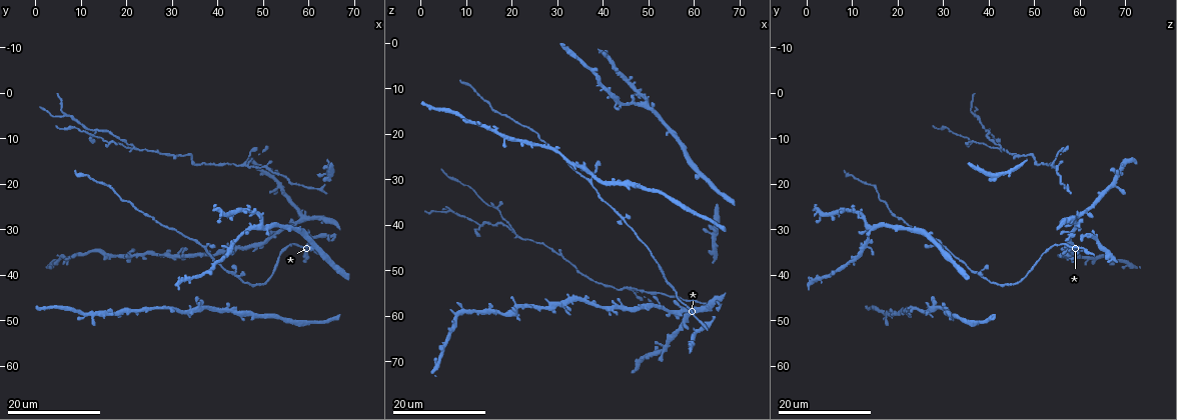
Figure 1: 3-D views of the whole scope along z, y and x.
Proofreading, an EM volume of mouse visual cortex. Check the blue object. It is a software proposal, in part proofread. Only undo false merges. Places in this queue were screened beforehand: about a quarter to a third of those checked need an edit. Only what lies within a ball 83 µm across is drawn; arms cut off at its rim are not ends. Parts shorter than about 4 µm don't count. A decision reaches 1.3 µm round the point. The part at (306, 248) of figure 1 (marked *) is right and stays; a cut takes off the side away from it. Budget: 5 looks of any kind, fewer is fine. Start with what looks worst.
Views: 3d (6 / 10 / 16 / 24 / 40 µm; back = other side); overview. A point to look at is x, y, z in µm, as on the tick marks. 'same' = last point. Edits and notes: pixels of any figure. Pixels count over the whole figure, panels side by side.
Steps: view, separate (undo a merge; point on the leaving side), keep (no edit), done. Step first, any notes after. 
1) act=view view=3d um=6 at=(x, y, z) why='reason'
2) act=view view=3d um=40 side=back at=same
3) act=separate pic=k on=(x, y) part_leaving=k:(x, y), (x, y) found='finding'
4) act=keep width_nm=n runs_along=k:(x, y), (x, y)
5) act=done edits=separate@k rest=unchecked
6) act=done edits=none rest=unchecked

act=view view=3d um=24 at=(46.0, 15.0, 54.5) why='looks like a crossing'

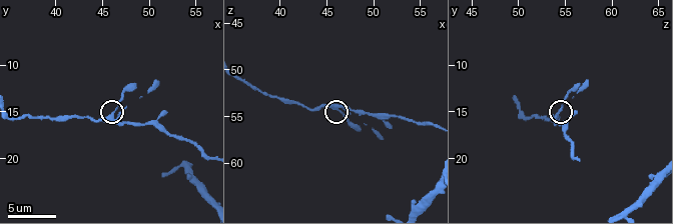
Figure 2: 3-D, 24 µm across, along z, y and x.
act=view view=3d um=6 at=(46.0, 15.4, 54.4)

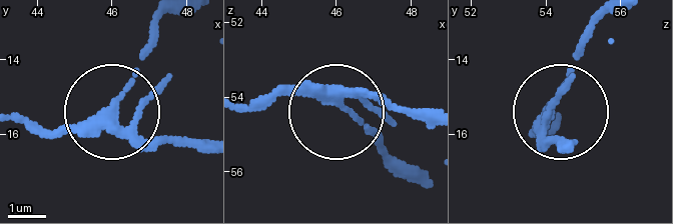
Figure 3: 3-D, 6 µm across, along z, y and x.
act=keep runs_along=3:(430, 121), (354, 92), (338, 99), (389, 156) found='all the same neuron'

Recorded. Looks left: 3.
act=view view=3d um=24 at=(21.0, 12.0, 42.5) why='four-way junction'

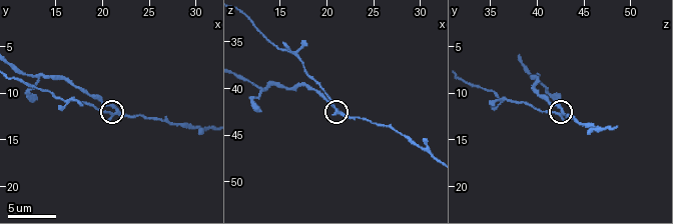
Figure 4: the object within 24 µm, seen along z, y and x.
act=view view=3d um=10 at=(21.2, 11.8, 42.6)

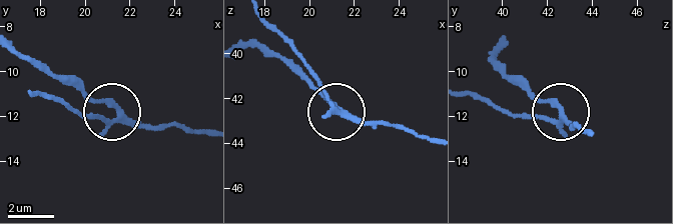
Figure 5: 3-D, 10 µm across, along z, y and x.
act=separate pic=5 on=(103, 118) width_nm=210 part_leaving=5:(125, 122), (87, 117), (33, 94) found='two neurons meet here'

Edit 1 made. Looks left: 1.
act=view view=3d um=10 at=(30.2, 13.8, 46.2) why='calibre changes'

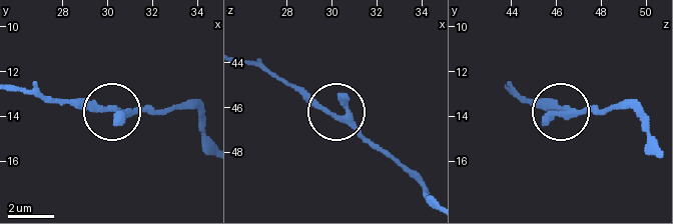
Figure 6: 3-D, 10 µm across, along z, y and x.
act=keep found='continuous, no second neuron'

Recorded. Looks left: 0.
act=done edits=separate@5 rest=unchecked

